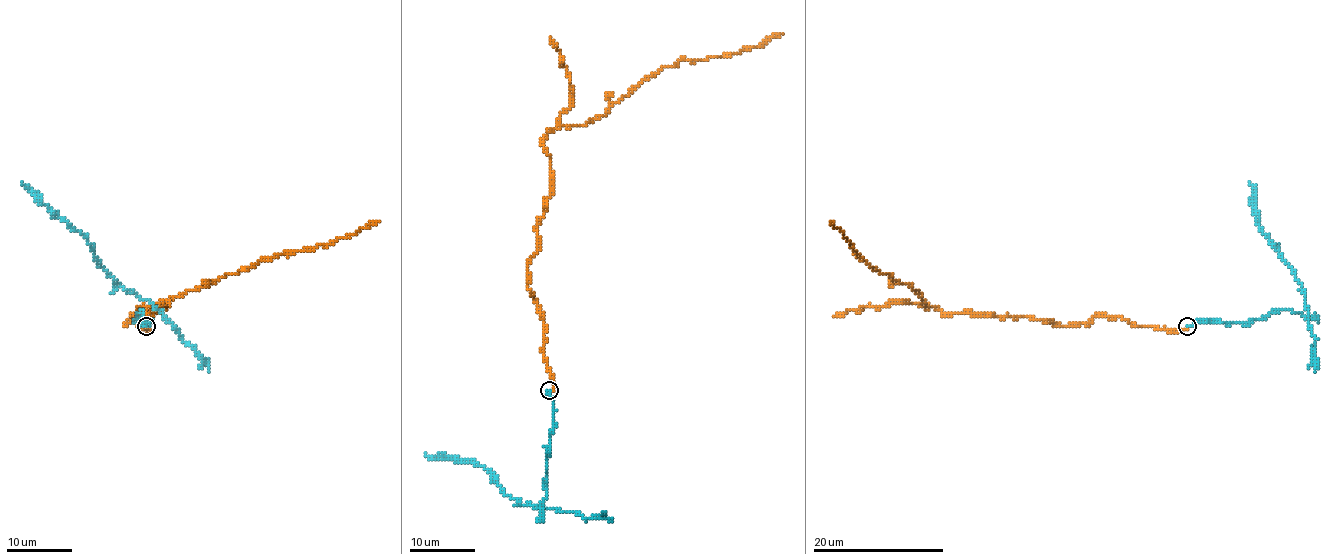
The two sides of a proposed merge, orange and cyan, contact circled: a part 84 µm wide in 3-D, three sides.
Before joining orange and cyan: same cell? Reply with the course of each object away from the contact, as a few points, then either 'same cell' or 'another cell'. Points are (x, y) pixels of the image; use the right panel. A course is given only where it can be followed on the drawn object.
orange runs (1186, 327), (1132, 325), (1104, 315), (1057, 325), (1021, 315), (944, 314), (873, 269), (829, 220); cyan runs (1186, 327), (1201, 320), (1250, 323), (1271, 312), (1301, 312), (1306, 299), (1294, 271), (1257, 223), (1250, 182); same cell

